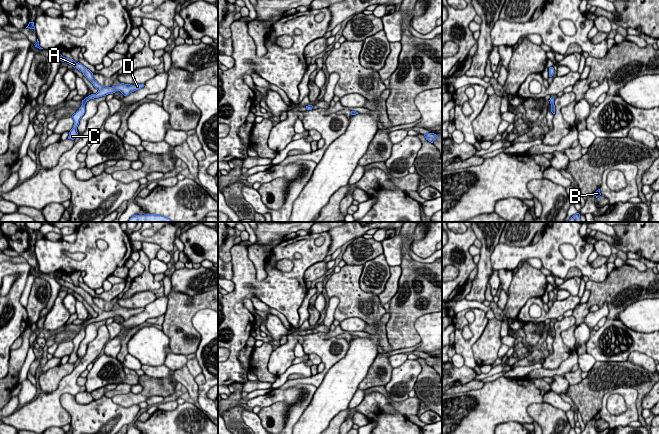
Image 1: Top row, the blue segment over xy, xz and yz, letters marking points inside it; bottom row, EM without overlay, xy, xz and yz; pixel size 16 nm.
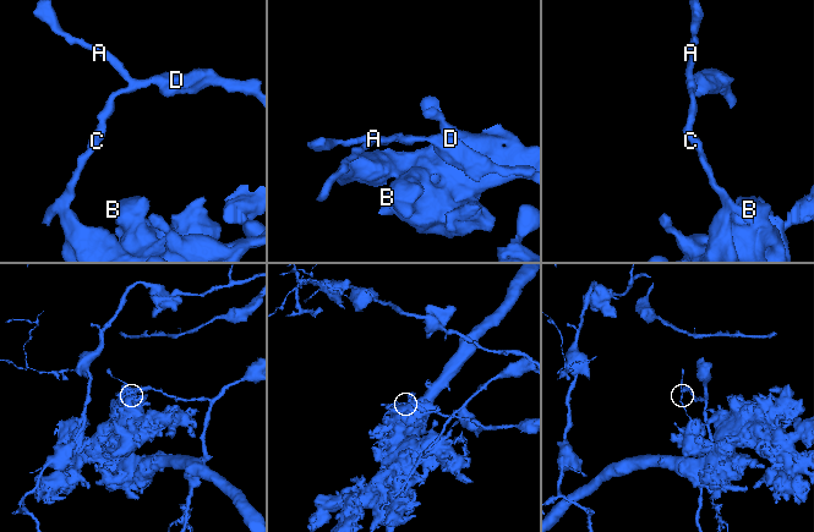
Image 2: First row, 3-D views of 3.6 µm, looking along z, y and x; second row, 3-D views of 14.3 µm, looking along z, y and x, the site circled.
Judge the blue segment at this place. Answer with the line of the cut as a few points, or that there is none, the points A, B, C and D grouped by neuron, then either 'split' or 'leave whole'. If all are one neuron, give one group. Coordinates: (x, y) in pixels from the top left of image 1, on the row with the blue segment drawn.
cut in xy along (83, 100), (86, 101); A D / B C; split

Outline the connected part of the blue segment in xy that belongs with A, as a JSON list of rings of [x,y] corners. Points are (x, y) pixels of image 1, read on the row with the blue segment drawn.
[[[55,53],[55,56],[62,62],[65,62],[69,65],[72,65],[74,68],[78,69],[80,72],[83,73],[83,75],[93,84],[93,86],[98,90],[96,94],[91,94],[88,97],[84,99],[84,101],[89,101],[90,99],[99,98],[102,96],[106,96],[108,94],[113,94],[116,91],[120,91],[124,96],[129,95],[130,93],[141,89],[144,87],[144,84],[118,84],[116,86],[112,87],[105,87],[100,85],[94,78],[93,73],[87,69],[85,66],[83,66],[81,63],[76,63],[73,59],[65,58],[61,54]]]

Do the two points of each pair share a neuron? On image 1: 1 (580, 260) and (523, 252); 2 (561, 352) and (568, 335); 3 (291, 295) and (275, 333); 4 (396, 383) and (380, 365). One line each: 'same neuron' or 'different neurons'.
1: same neuron
2: different neurons
3: different neurons
4: different neurons

